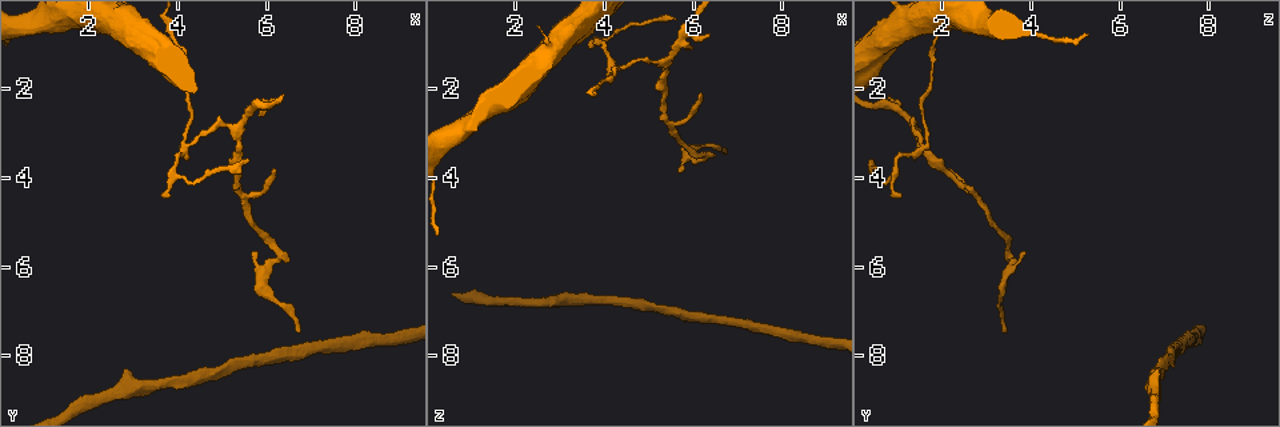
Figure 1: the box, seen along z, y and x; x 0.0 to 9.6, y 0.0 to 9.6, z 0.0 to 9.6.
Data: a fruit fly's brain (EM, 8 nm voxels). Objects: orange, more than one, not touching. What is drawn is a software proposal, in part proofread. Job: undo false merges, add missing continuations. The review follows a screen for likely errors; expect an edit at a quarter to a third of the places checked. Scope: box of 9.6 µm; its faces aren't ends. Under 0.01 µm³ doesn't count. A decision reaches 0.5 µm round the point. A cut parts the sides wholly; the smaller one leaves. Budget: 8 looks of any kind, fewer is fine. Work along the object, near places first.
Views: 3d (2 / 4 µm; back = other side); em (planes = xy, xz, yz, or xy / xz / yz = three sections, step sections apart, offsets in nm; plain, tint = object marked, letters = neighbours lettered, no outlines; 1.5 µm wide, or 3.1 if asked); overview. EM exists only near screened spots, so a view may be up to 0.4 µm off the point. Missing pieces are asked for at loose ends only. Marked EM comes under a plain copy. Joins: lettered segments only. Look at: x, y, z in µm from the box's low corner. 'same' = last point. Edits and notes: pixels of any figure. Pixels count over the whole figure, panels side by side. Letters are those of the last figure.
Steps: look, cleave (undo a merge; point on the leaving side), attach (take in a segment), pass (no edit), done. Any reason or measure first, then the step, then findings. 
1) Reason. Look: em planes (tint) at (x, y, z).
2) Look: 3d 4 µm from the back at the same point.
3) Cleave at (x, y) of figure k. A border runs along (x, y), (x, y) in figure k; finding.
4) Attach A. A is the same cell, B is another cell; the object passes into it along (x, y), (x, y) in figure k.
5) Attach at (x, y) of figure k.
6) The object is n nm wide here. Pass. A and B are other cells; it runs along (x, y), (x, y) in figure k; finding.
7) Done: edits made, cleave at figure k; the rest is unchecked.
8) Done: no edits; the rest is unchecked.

Tapers out. Look: em planes (letters) at (6.70, 7.40, 3.50).

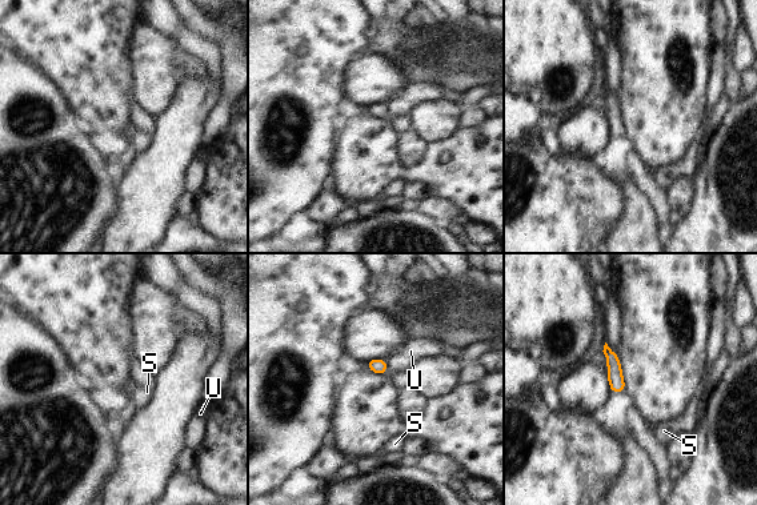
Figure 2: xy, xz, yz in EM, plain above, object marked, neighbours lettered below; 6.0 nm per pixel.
Pass. S and U are other cells; a border runs along (385, 360), (388, 372) in figure 2; none of them fits.

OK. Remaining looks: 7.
Three-way junction. Look: 3d 4 µm at (4.30, 3.10, 1.55).

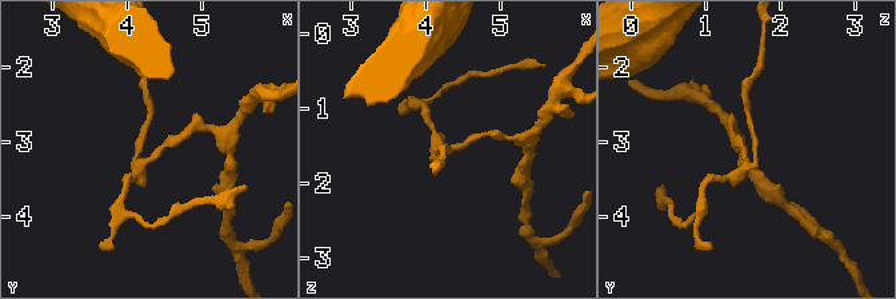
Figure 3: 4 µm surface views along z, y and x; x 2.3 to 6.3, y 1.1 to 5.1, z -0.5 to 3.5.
Look: em xy step 8 (letters) at (4.30, 3.15, 1.50).

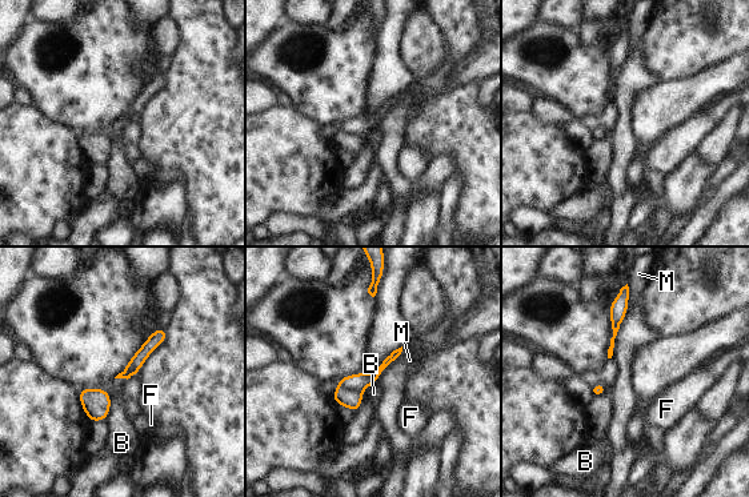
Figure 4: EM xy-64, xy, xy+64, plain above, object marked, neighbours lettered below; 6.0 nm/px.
3 arms meet here. Cleave at (359, 381) of figure 4. B, F and M are other cells; a border runs along (339, 385), (361, 393) in figure 4; two neurons meet here.

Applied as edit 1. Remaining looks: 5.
Done: edits made, cleave at figure 4; the rest is unchecked.

